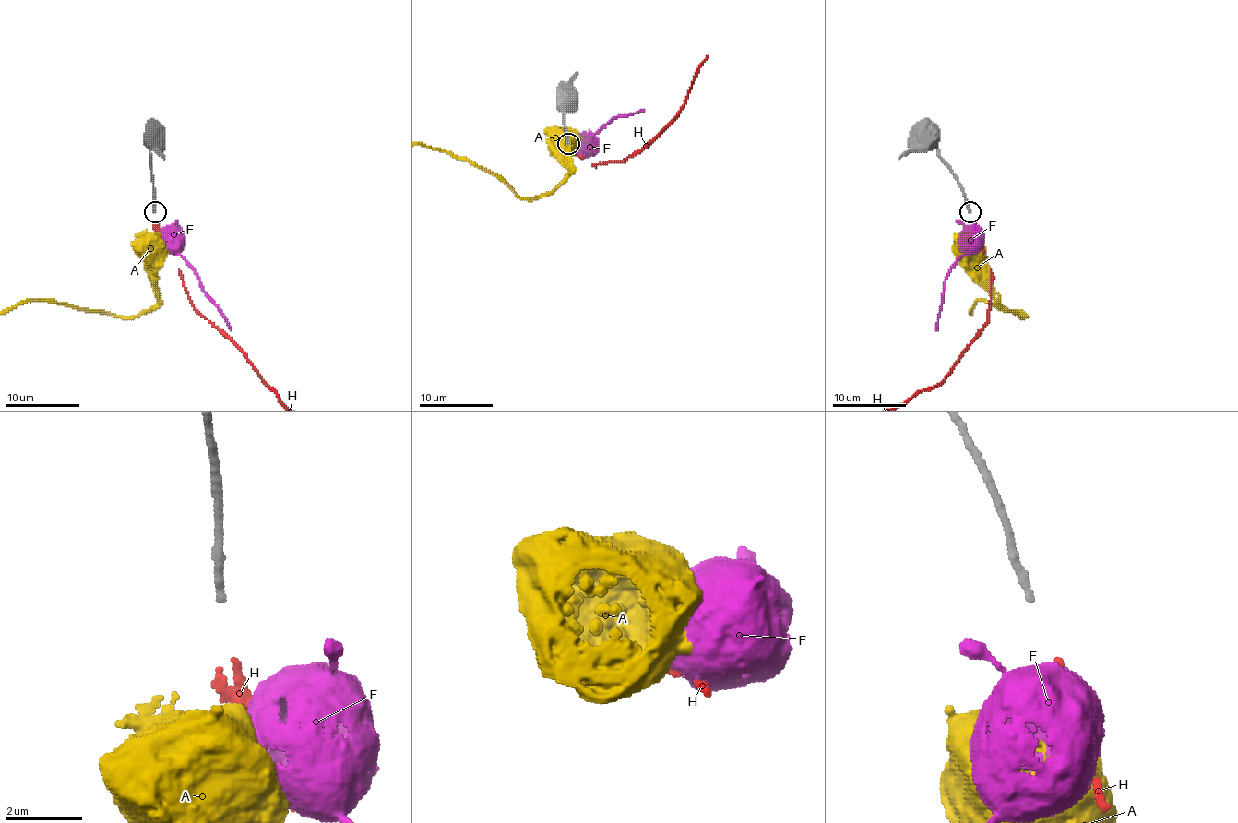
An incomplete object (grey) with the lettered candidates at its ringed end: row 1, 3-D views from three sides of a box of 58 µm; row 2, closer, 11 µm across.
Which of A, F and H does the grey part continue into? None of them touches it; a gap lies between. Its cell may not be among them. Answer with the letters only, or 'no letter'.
H

